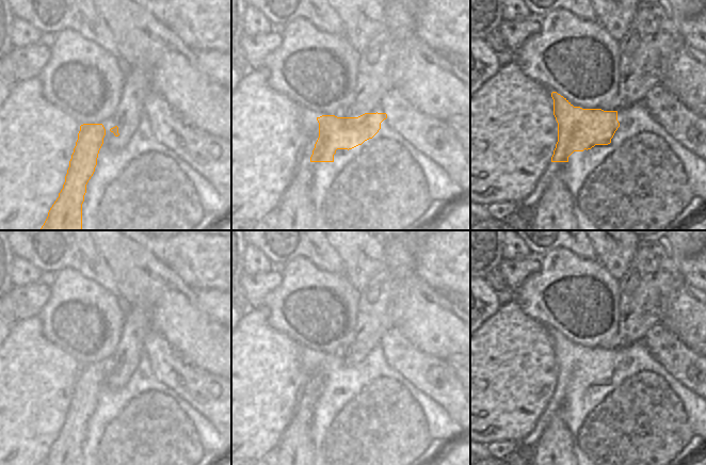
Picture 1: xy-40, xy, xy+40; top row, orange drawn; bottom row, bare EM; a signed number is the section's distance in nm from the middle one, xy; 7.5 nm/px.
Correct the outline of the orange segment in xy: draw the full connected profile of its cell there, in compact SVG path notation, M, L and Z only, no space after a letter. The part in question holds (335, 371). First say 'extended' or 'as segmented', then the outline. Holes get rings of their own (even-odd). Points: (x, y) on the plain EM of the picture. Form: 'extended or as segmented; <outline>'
as segmented; M365 352L358 356L317 356L319 376L315 383L310 401L334 401L337 388L352 388L372 378L381 368L386 352Z

